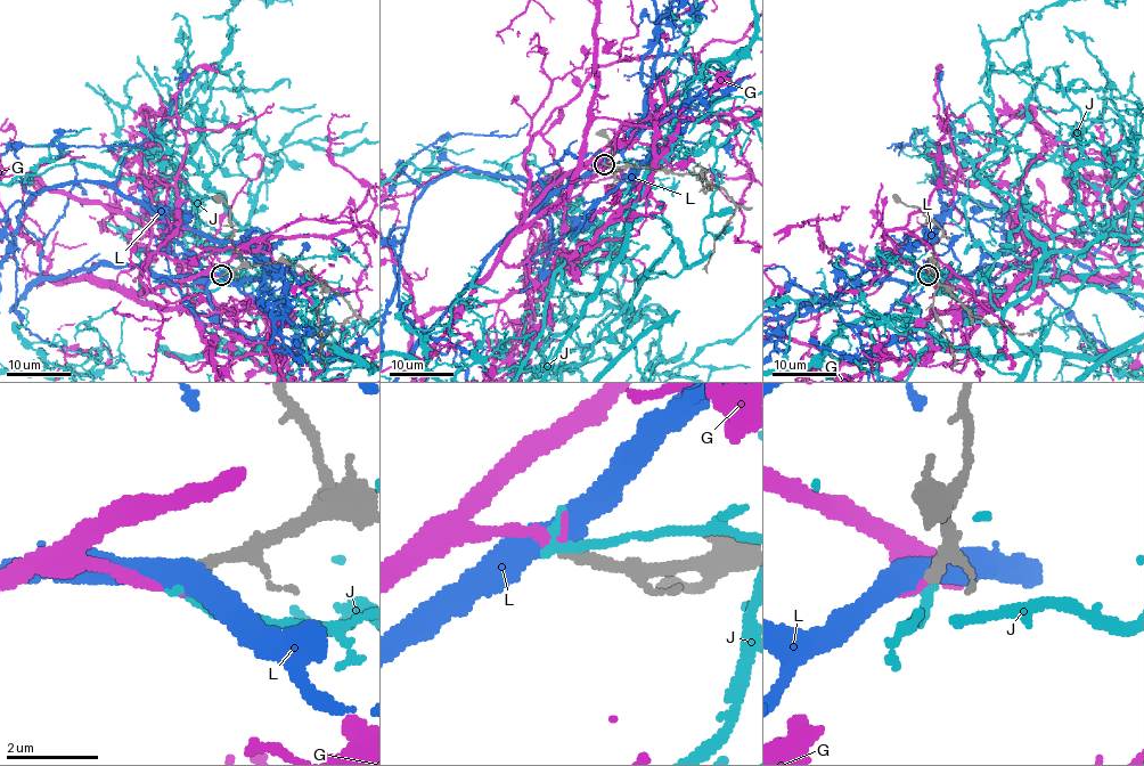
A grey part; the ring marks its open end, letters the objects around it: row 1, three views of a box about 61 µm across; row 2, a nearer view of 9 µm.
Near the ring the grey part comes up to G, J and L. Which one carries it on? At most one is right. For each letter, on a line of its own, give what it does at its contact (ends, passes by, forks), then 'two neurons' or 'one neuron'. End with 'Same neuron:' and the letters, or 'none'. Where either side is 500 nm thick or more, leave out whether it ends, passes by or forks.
G: it ends there; one neuron
J: it ends there; two neurons
L: it passes by; two neurons
Same neuron: G

